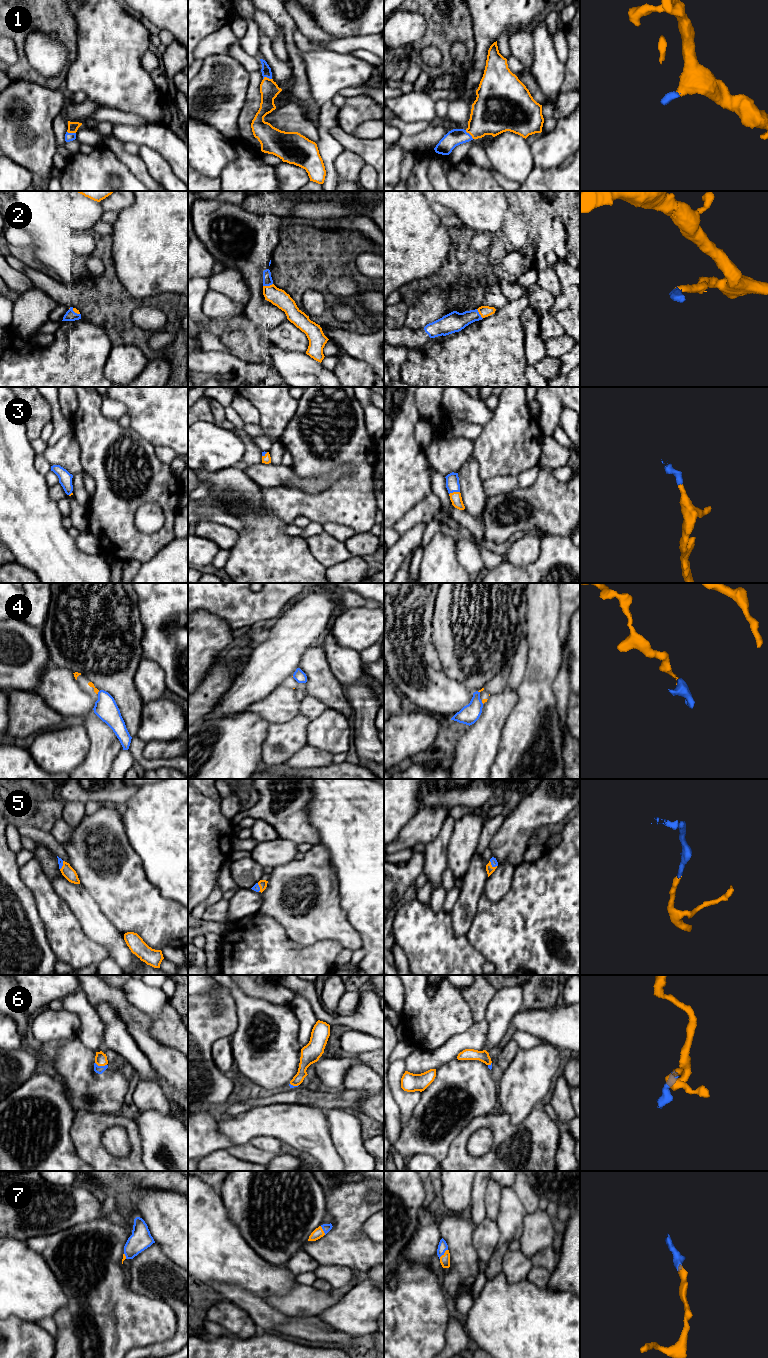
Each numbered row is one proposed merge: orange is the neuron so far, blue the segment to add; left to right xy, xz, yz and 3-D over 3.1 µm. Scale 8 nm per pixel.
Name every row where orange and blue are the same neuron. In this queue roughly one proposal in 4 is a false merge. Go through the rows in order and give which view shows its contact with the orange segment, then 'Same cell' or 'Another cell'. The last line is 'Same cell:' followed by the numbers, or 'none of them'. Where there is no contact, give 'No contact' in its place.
1: Touches orange in xz. Same cell
2: Touches orange in xz. Same cell
3: Touches orange in yz. Same cell
4: Touches orange in xy. Another cell
5: Touches orange in yz. Same cell
6: Touches orange in xy. Same cell
7: Touches orange in yz. Same cell
Same cell: 1, 2, 3, 5, 6, 7

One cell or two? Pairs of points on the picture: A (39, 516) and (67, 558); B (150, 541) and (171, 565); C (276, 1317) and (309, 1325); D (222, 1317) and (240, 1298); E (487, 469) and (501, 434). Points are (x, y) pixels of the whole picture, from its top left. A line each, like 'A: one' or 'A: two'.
A: one
B: two
C: two
D: two
E: one

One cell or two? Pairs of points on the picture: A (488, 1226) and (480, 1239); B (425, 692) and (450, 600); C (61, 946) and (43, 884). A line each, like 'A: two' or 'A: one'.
A: one
B: two
C: one

